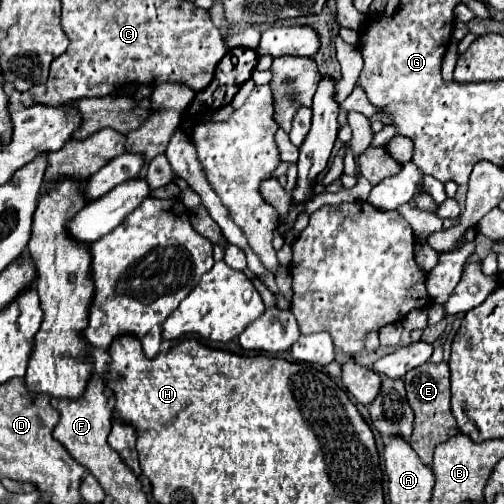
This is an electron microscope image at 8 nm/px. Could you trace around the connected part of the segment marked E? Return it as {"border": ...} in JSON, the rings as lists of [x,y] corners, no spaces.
{"border":[[[428,361],[428,363],[412,369],[404,377],[404,383],[406,383],[406,393],[408,393],[408,403],[414,411],[414,431],[408,439],[408,443],[418,453],[422,463],[430,465],[434,447],[438,443],[446,441],[448,437],[460,433],[456,419],[450,417],[450,369],[448,369],[448,363],[446,361],[440,361],[440,363]]]}

